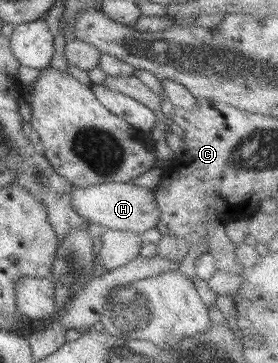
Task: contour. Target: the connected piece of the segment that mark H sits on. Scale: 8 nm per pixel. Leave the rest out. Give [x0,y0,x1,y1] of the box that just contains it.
[69,182,159,234]

